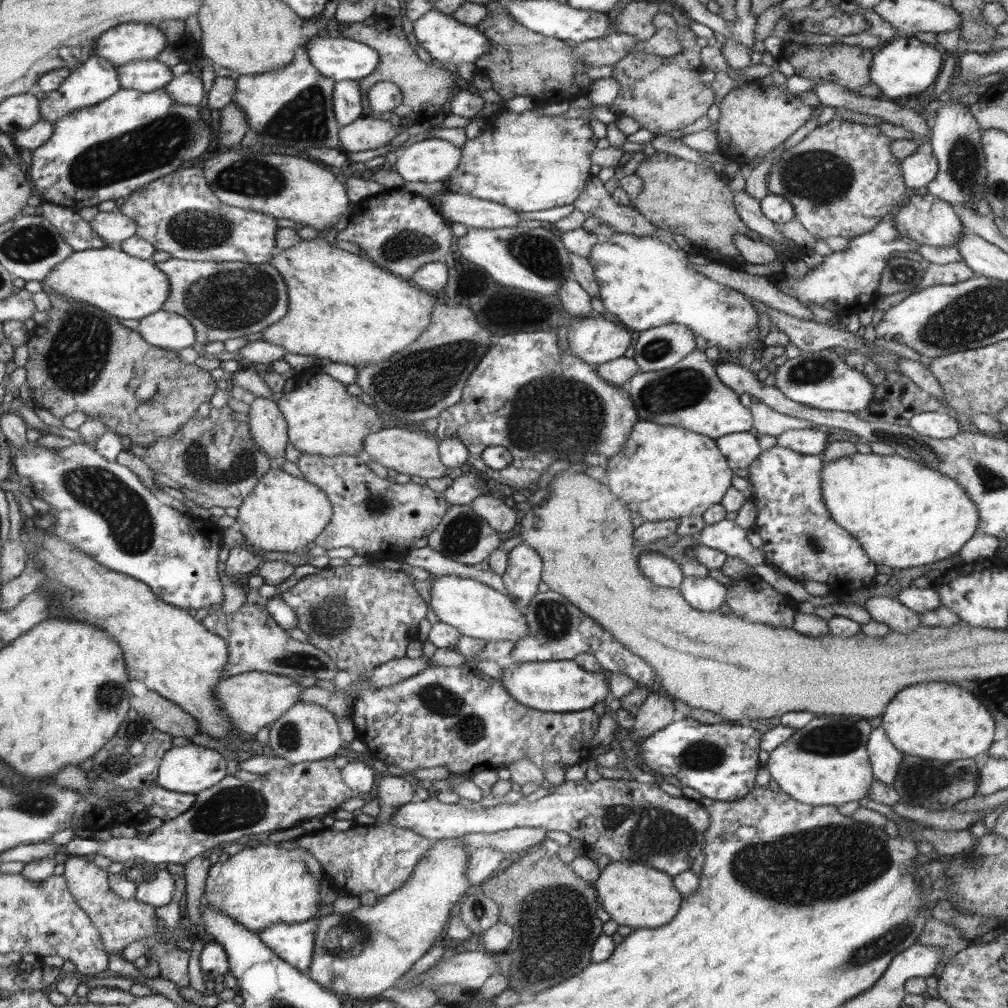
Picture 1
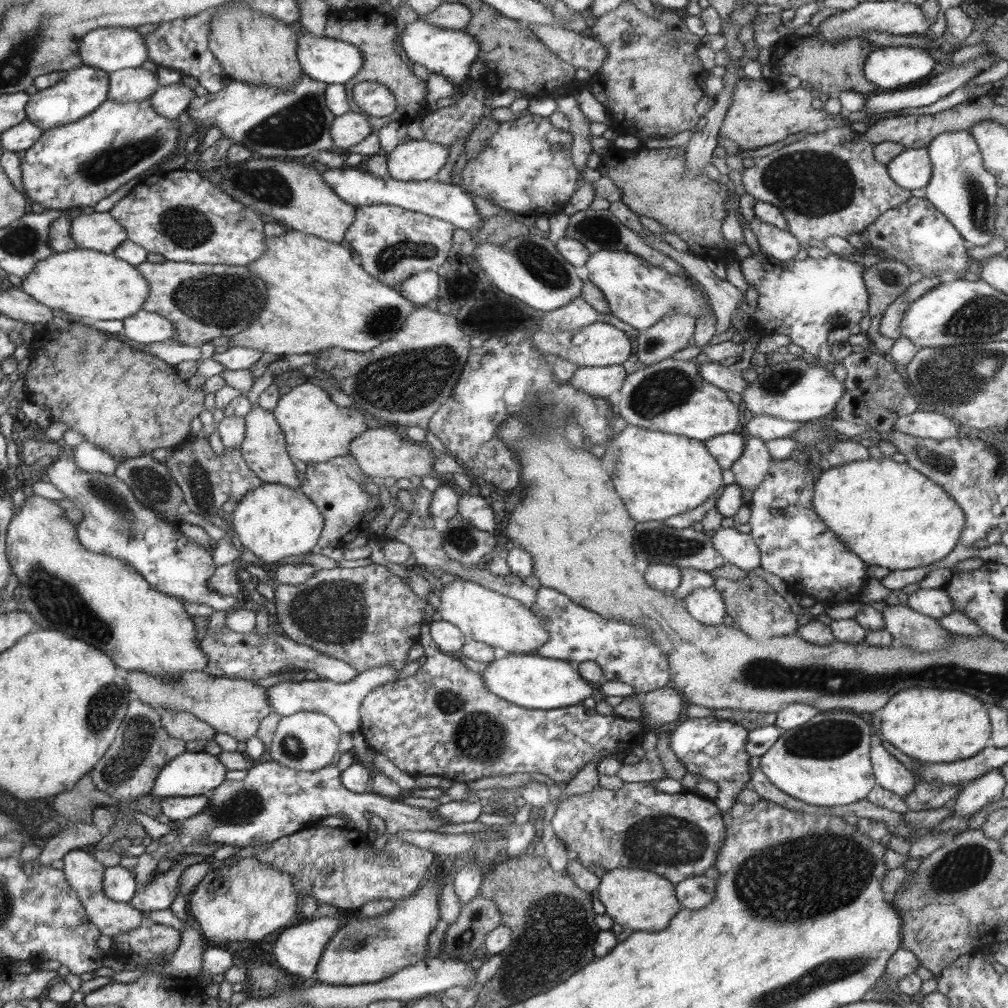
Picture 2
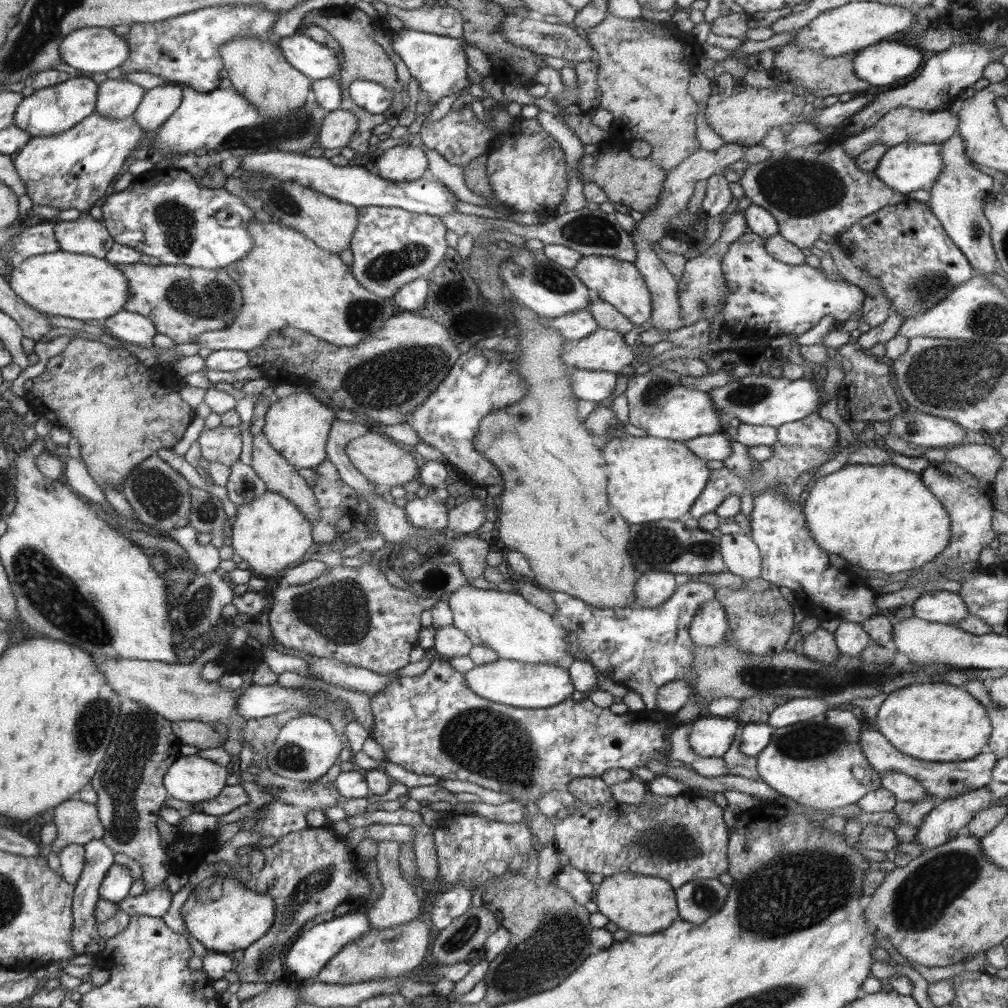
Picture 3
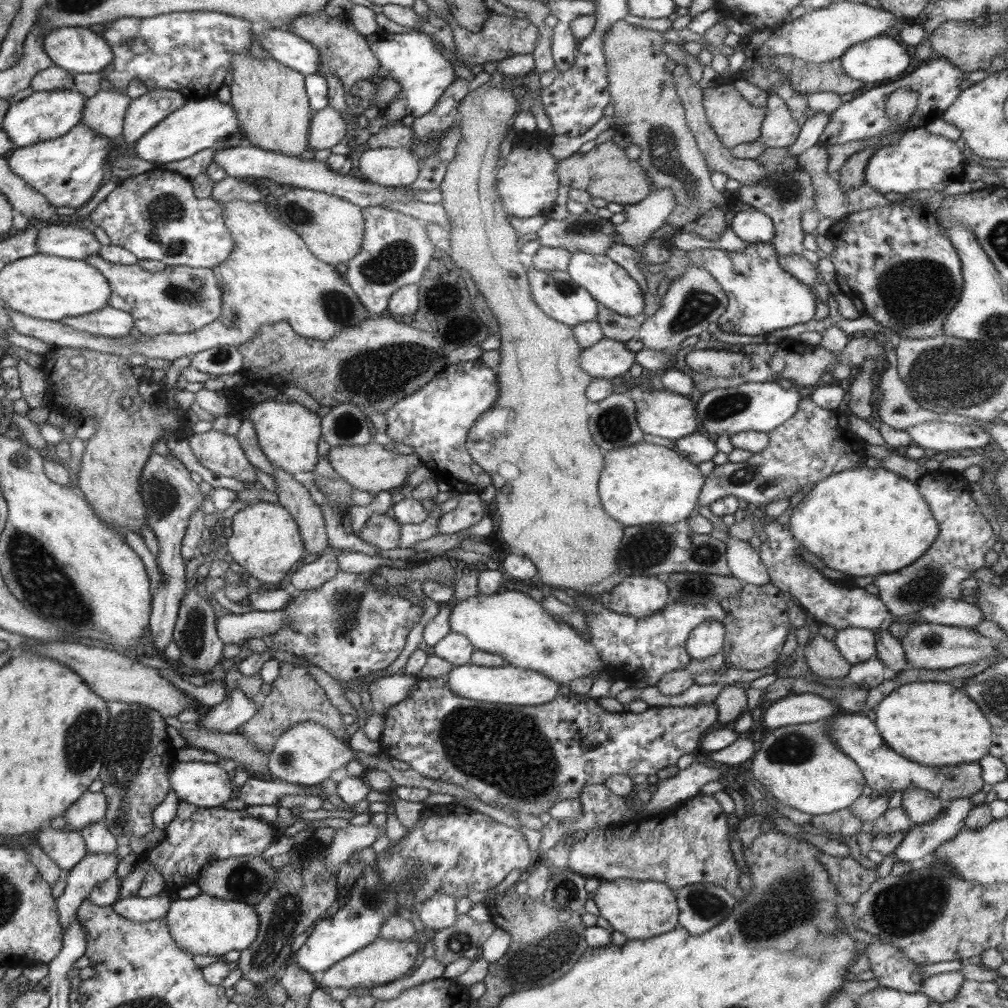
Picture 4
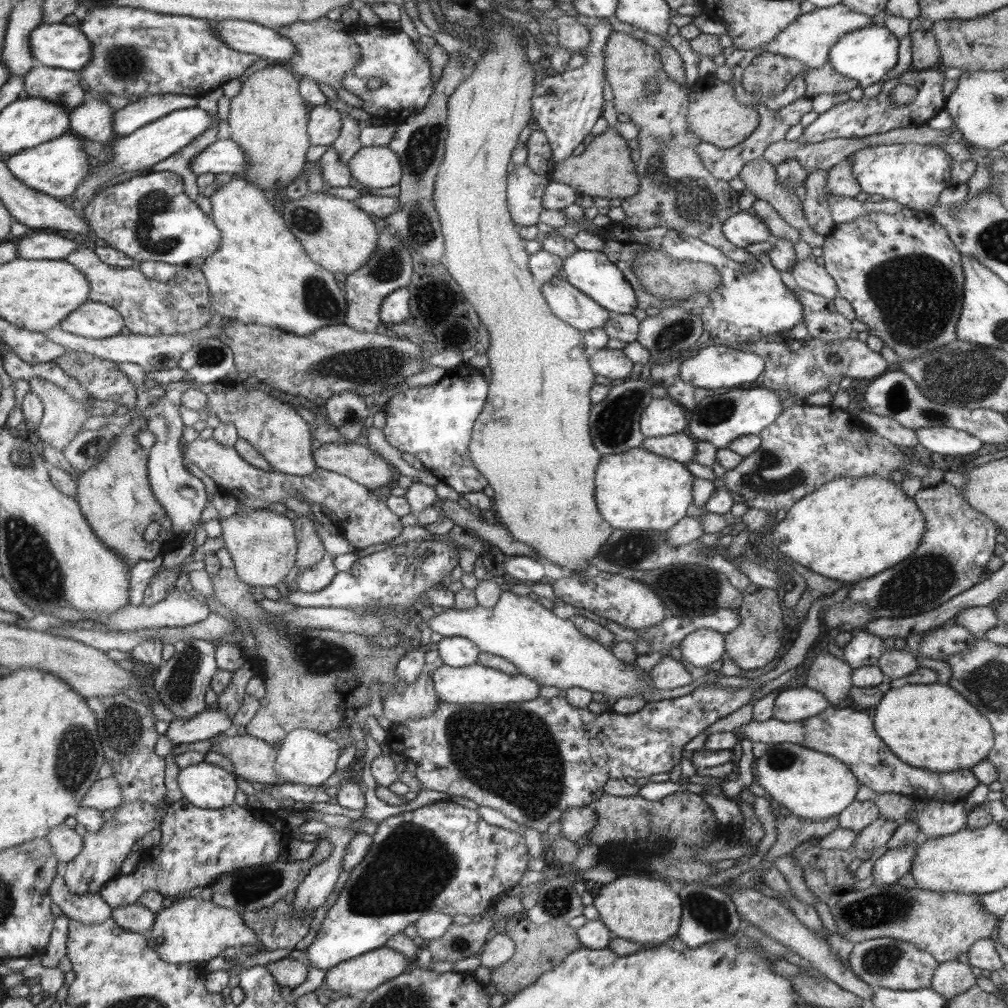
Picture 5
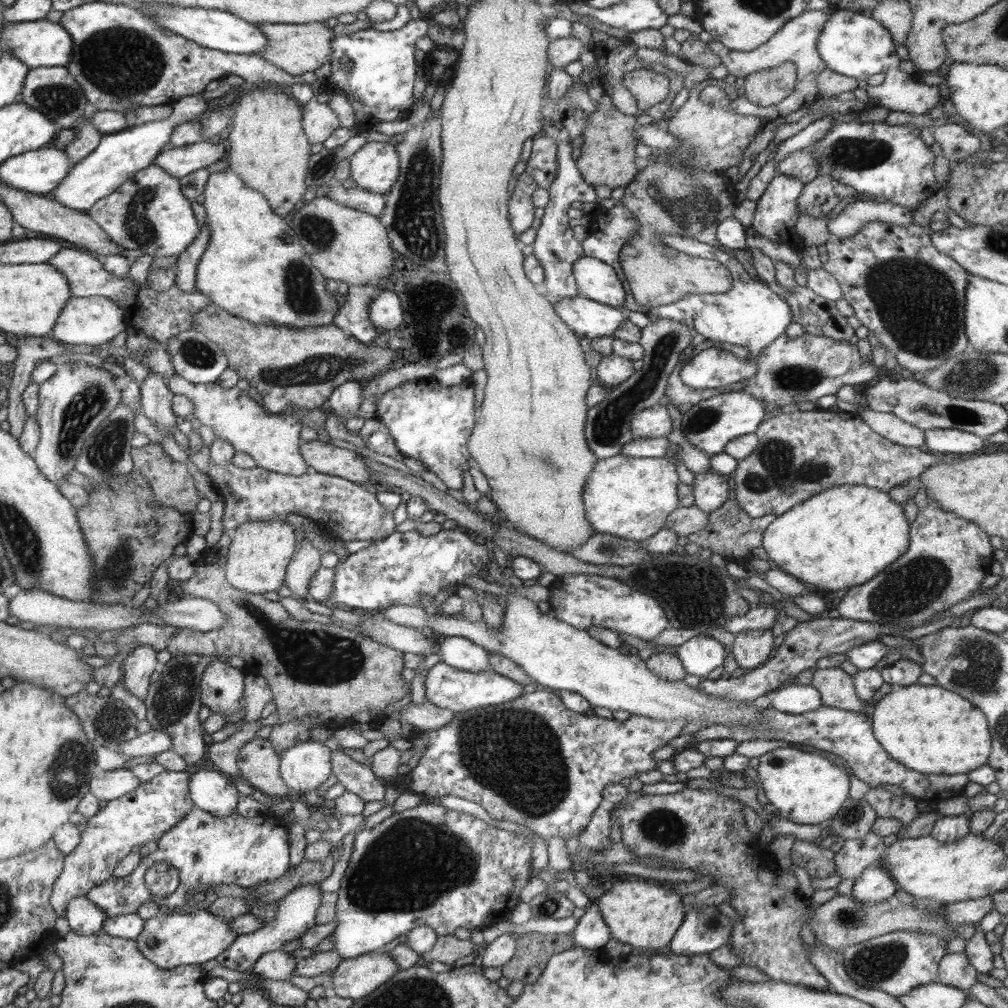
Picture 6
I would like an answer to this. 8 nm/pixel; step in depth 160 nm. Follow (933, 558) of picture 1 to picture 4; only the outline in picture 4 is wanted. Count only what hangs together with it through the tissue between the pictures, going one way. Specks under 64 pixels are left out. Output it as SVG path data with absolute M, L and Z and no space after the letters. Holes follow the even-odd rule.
M884 467L843 470L819 480L786 516L795 542L812 552L825 566L850 576L892 574L920 558L938 536L938 521L920 495L918 483Z

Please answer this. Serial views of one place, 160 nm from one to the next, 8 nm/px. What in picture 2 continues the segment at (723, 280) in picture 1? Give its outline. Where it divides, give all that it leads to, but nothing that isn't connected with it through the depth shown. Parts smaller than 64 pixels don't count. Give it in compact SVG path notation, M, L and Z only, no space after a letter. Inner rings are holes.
M588 207L576 212L576 214L572 214L572 216L570 215L570 222L568 222L568 226L566 226L566 234L564 234L564 237L578 241L578 243L584 245L590 253L599 252L600 250L622 250L638 255L638 257L644 259L644 261L658 268L662 268L662 270L666 272L674 273L675 275L686 272L684 267L678 265L672 258L651 248L649 244L646 244L646 242L640 238L640 235L630 231L630 228L621 224L608 209L592 210L592 208Z

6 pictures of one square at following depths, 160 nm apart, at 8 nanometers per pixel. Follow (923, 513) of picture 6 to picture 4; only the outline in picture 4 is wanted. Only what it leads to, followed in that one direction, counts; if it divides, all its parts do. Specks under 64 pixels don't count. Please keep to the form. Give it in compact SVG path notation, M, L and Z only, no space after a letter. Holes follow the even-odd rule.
M941 469L928 471L918 482L920 495L938 521L938 536L928 552L914 564L905 566L892 574L873 576L877 595L894 616L919 612L941 598L960 600L966 597L962 582L971 578L973 572L986 567L984 556L996 544L996 535L988 518L978 508L978 503L969 490L969 482L962 473L944 472Z

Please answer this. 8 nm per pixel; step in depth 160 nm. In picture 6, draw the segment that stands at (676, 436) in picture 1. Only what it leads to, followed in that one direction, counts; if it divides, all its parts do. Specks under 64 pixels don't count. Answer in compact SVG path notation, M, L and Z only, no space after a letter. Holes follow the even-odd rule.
M620 453L610 458L598 459L586 479L582 495L586 520L590 522L596 533L611 534L626 540L646 540L662 529L666 517L680 506L679 482L674 463L664 457L632 458Z

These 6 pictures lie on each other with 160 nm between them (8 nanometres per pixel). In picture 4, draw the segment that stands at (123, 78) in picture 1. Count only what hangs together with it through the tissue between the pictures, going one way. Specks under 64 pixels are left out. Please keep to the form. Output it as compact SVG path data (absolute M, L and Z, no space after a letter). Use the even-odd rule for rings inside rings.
M104 85L96 95L86 99L82 122L98 134L116 138L123 134L124 120L132 100L126 90Z

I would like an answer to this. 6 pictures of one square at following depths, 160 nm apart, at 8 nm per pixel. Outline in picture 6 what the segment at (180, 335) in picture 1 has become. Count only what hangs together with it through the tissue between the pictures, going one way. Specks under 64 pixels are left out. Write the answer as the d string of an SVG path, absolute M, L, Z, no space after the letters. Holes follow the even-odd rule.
M72 297L65 306L53 329L52 338L66 344L100 346L125 331L128 321L125 313L112 299L102 297Z

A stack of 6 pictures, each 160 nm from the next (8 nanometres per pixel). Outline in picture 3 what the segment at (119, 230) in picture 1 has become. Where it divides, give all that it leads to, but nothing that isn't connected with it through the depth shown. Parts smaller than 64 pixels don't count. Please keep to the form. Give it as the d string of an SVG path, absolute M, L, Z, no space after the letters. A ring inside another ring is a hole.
M90 214L81 215L73 222L57 220L56 234L62 251L93 255L100 259L104 259L116 244L106 226L92 218Z

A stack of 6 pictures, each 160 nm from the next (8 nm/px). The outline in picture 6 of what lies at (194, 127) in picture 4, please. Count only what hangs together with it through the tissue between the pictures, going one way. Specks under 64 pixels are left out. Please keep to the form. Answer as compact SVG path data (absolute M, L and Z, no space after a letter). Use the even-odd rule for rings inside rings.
M203 92L182 97L180 101L172 103L173 111L168 119L138 122L133 127L103 136L97 148L77 162L65 180L49 196L72 210L87 213L101 198L110 196L134 174L152 165L156 161L157 154L166 147L166 144L170 144L170 140L176 134L174 130L182 124L200 118L209 105L210 102L206 102Z

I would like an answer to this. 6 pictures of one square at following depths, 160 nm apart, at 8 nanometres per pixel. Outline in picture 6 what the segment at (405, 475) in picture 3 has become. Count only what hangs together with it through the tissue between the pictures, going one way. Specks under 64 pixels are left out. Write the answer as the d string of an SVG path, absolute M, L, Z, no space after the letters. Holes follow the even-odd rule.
M316 439L301 444L301 454L309 463L312 471L338 475L361 485L367 485L371 471L368 465L354 451L324 444Z

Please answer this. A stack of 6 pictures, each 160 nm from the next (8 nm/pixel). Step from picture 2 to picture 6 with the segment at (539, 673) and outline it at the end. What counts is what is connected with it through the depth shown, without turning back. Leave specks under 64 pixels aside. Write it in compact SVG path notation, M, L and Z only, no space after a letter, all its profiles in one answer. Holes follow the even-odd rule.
M437 663L427 670L425 682L426 699L434 706L438 706L454 713L462 713L467 709L486 707L512 702L523 696L524 685L510 680L497 672L485 670L481 673L458 670L446 663Z

